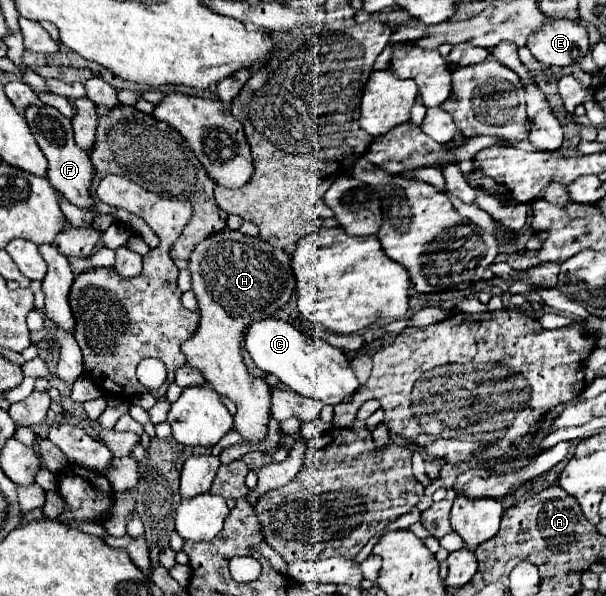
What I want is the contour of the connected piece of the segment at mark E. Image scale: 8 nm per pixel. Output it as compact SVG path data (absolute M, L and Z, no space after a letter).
M567 18L551 20L531 34L527 48L545 66L575 66L587 52L587 30Z

